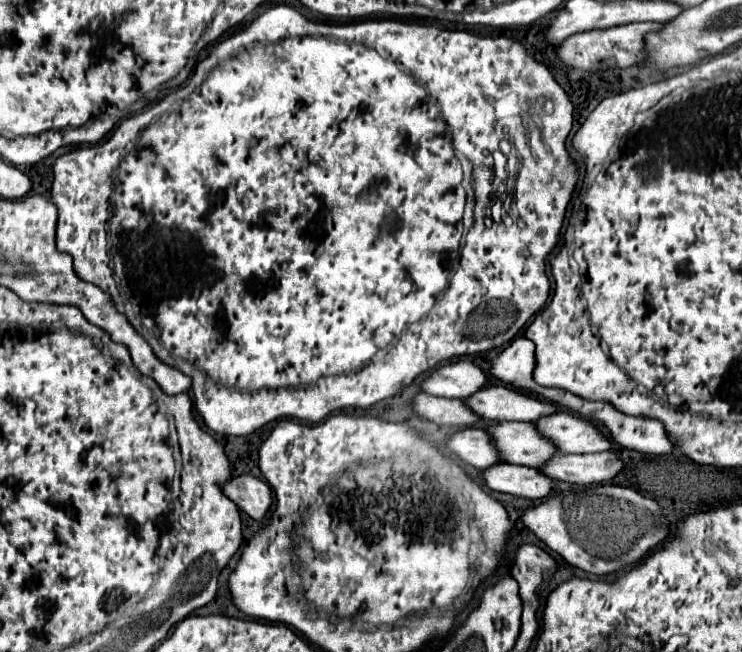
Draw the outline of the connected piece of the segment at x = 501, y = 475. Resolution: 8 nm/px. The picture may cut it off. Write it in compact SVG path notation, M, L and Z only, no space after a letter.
M498 463L484 469L482 481L490 491L510 493L526 499L544 499L554 487L554 481L542 475L538 469L534 471L532 467L520 467L510 463Z

